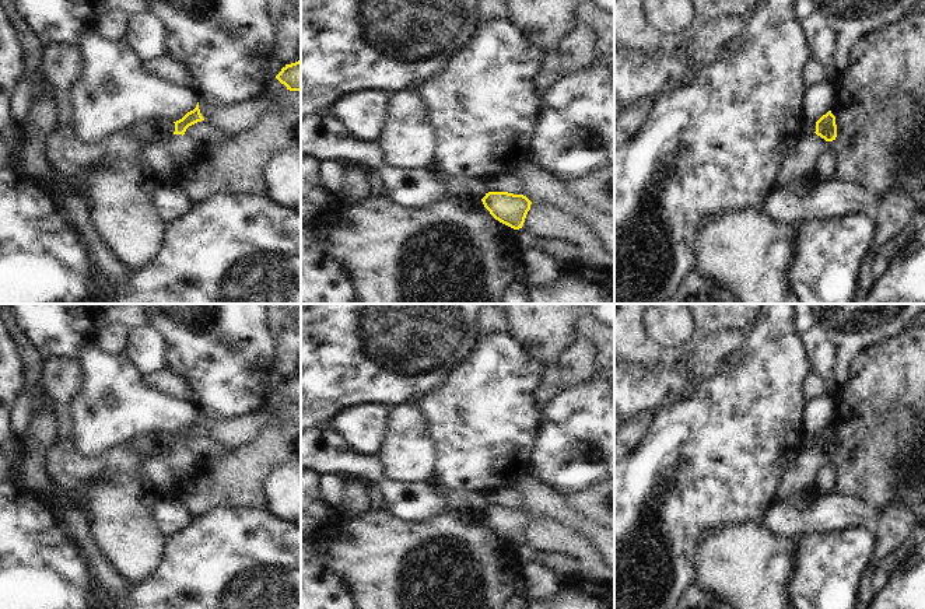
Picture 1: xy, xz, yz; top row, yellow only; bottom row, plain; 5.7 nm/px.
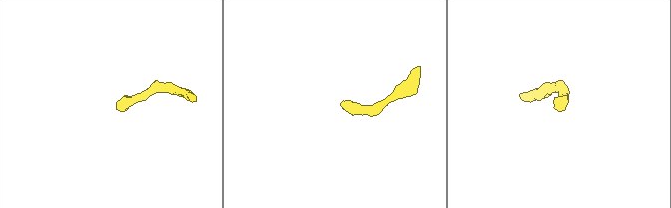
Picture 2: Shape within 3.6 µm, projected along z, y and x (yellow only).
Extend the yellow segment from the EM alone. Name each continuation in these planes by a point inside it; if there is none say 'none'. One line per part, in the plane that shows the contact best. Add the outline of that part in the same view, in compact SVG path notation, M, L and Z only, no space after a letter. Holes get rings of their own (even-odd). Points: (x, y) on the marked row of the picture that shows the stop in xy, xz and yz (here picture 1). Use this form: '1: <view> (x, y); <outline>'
1: yz (799, 163); M816 133L805 134L784 158L775 179L775 188L785 189L813 175L816 172L816 161L826 150L830 150L830 141Z

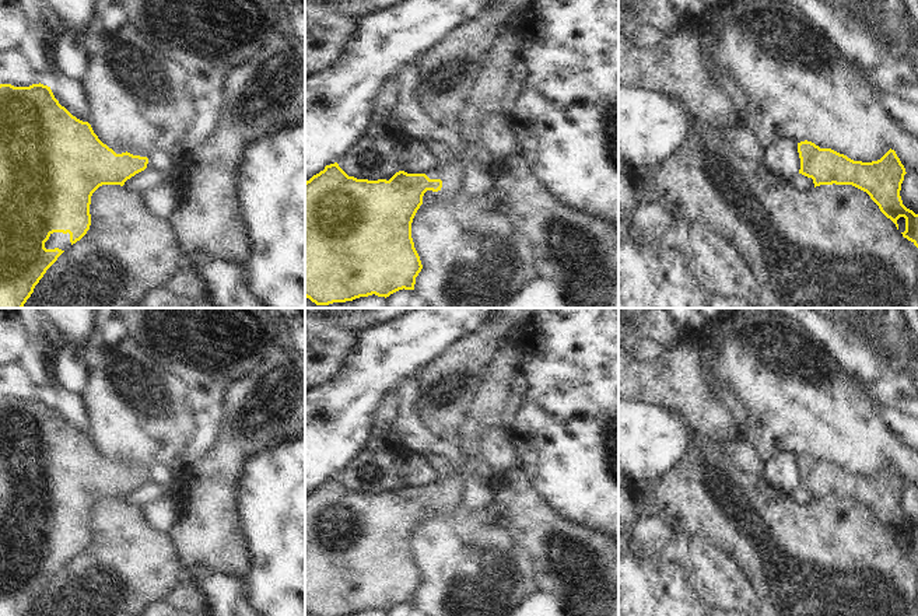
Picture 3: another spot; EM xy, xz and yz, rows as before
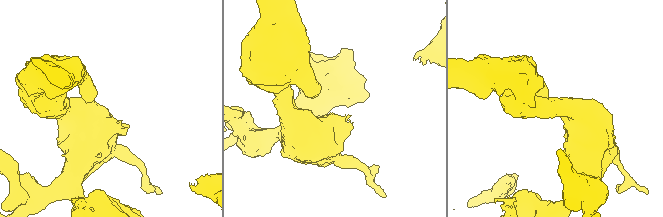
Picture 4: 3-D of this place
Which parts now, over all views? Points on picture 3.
1: xz (451, 175); M465 151L463 155L453 158L451 164L427 171L425 175L430 179L442 181L442 188L438 192L427 190L423 196L423 202L437 199L448 202L455 197L462 188L463 168L469 161L470 155Z

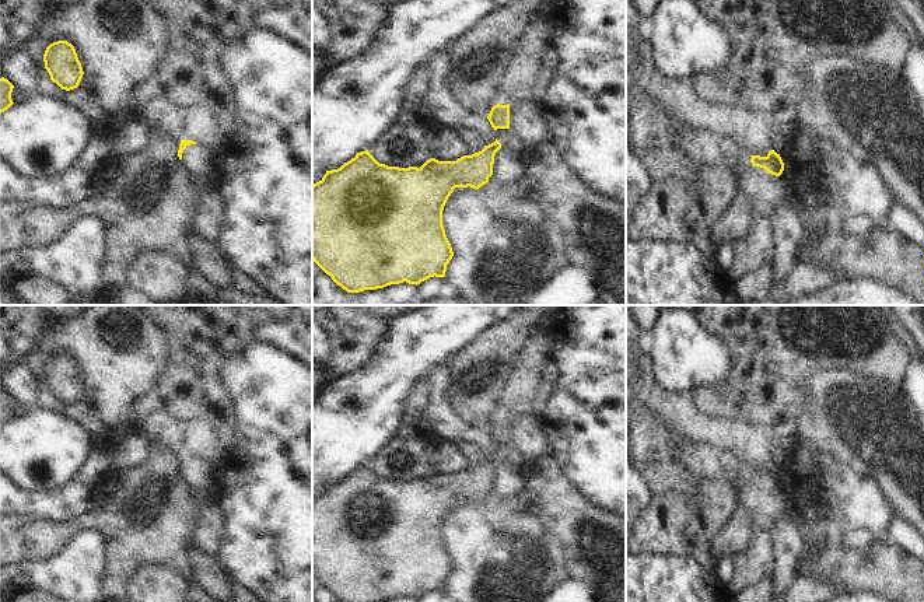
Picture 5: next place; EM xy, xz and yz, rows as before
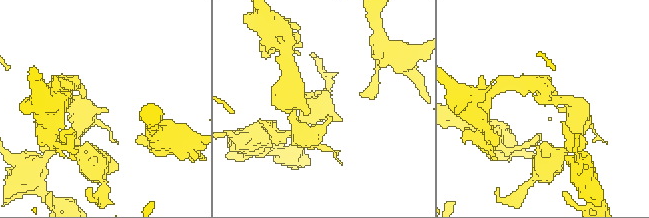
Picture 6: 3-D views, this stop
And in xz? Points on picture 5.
1: xz (517, 81); M540 13L526 25L521 43L512 53L500 81L500 105L532 101L532 87L540 63L550 48L552 28Z

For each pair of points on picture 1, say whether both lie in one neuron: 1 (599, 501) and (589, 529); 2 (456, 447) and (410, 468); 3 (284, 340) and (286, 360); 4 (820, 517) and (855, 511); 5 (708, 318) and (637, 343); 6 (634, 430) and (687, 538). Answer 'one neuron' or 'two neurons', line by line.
1: two neurons
2: two neurons
3: one neuron
4: one neuron
5: one neuron
6: two neurons

